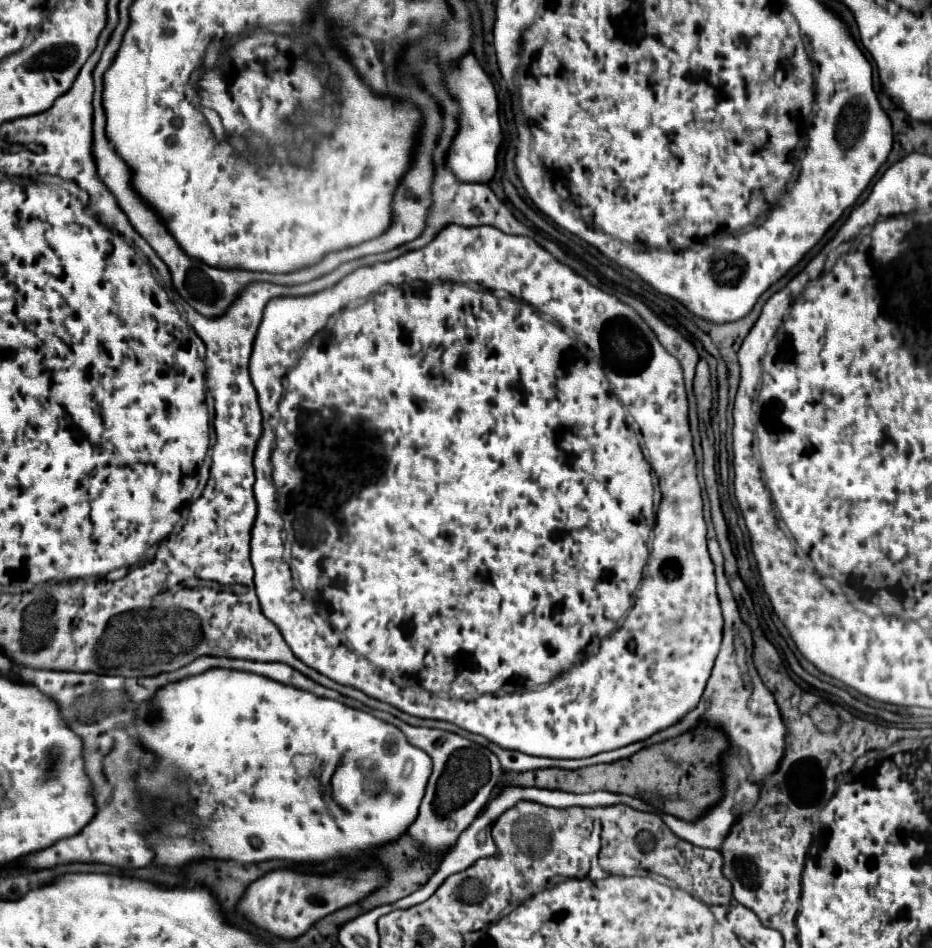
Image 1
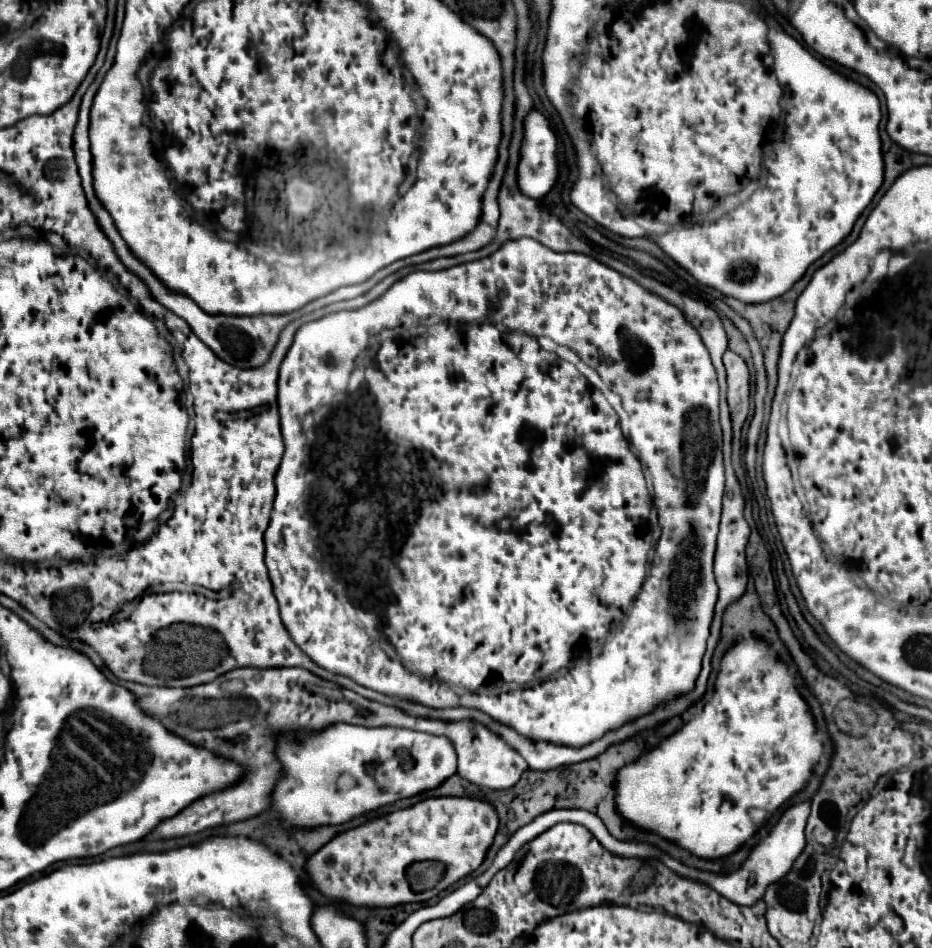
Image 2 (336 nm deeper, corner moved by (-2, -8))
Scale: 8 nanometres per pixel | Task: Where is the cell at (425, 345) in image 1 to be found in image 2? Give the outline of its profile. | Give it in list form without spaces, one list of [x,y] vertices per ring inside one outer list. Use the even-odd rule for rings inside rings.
[[[531,238],[507,240],[507,244],[501,244],[501,248],[487,258],[459,264],[459,266],[453,266],[447,270],[437,270],[437,272],[427,272],[427,270],[411,272],[403,280],[397,280],[383,296],[379,296],[377,300],[373,300],[371,304],[367,304],[359,310],[343,310],[343,312],[327,314],[315,322],[303,324],[299,328],[299,332],[295,332],[295,340],[293,340],[287,356],[283,358],[283,364],[279,368],[277,386],[279,386],[277,404],[279,404],[285,452],[283,452],[283,460],[281,460],[277,476],[275,476],[277,496],[275,496],[273,510],[271,510],[271,522],[269,522],[269,528],[265,530],[265,564],[269,570],[271,584],[273,584],[273,594],[279,602],[283,626],[287,628],[291,640],[317,666],[321,666],[333,674],[343,674],[351,680],[357,680],[357,684],[373,688],[375,692],[383,692],[387,696],[389,694],[403,696],[403,700],[415,700],[417,704],[423,704],[429,708],[455,708],[455,706],[475,708],[475,710],[487,712],[487,716],[491,716],[493,720],[499,720],[499,722],[507,724],[509,728],[515,728],[515,732],[519,732],[523,738],[527,738],[531,742],[567,744],[569,748],[579,748],[583,744],[595,742],[595,740],[599,740],[599,736],[603,736],[603,732],[611,732],[611,728],[619,728],[619,724],[625,726],[627,722],[633,722],[635,716],[645,716],[647,712],[653,712],[661,704],[677,700],[679,696],[685,696],[695,688],[695,680],[701,672],[701,658],[705,652],[709,626],[713,620],[713,608],[715,608],[715,600],[717,600],[717,592],[719,592],[719,588],[715,584],[715,576],[713,576],[713,556],[715,556],[715,538],[717,538],[719,516],[721,516],[721,496],[723,496],[723,486],[725,486],[725,474],[723,474],[723,454],[721,454],[717,374],[715,374],[709,352],[703,346],[697,330],[683,318],[679,308],[667,304],[659,296],[655,296],[655,294],[647,292],[645,288],[641,288],[639,284],[635,284],[631,278],[621,276],[619,272],[607,268],[605,264],[597,262],[591,256],[577,254],[577,252],[567,252],[567,254],[553,252],[547,246],[543,246]],[[407,316],[413,316],[413,318],[431,316],[435,320],[407,320]],[[437,318],[443,318],[443,320],[439,322]],[[445,320],[459,320],[459,322],[445,322]],[[463,322],[467,322],[467,324],[463,324]],[[473,322],[491,322],[491,324],[473,324]],[[418,323],[419,326],[417,326]],[[495,324],[499,324],[499,328],[503,328],[503,324],[505,324],[507,328],[521,330],[521,332],[511,332],[511,330],[501,332]],[[414,327],[425,328],[427,332],[411,330],[410,335],[408,330]],[[463,330],[467,330],[467,332],[463,332]],[[601,378],[603,378],[603,382],[601,382]],[[589,380],[591,380],[591,384],[589,384]],[[359,392],[373,392],[373,394],[379,392],[379,396],[375,396],[375,400],[373,400],[373,412],[361,410],[353,418],[343,418],[345,426],[343,426],[341,436],[335,436],[335,438],[331,436],[331,440],[329,440],[329,410],[319,410],[317,422],[315,422],[315,432],[313,432],[313,416],[315,416],[313,412],[317,410],[317,406],[323,406],[325,402],[331,402],[345,394],[345,400],[341,402],[343,406],[335,404],[333,408],[335,410],[343,408],[347,412],[345,403],[351,398],[351,395],[353,399],[357,398]],[[699,410],[705,412],[703,424],[699,424],[699,432],[695,430],[693,436],[687,438],[685,436],[687,416],[693,412],[699,412]],[[630,416],[631,432],[629,432]],[[355,424],[361,424],[359,434],[363,434],[363,436],[355,436],[357,434]],[[365,424],[367,424],[367,428],[373,428],[373,432],[369,432],[373,440],[367,440],[367,436],[363,432]],[[707,424],[709,424],[709,432],[711,432],[709,442],[707,442],[707,434],[703,434],[703,432],[707,432]],[[385,436],[389,440],[395,440],[395,446]],[[351,460],[353,460],[353,464],[349,464]],[[355,460],[365,460],[365,462],[357,464]],[[367,460],[373,460],[373,472],[369,472]],[[301,464],[303,464],[303,470]],[[325,464],[327,466],[331,464],[331,470],[325,468]],[[339,464],[343,466],[343,474],[339,474],[341,472]],[[319,468],[323,468],[323,470],[319,472]],[[648,470],[653,474],[653,482]],[[393,474],[397,474],[395,482],[391,480]],[[419,474],[427,474],[427,478],[423,478],[423,484],[427,480],[427,490],[443,490],[443,494],[437,500],[431,500],[431,502],[423,500],[423,484],[419,484]],[[303,478],[305,478],[305,482],[303,482]],[[317,480],[321,480],[323,488],[327,482],[337,482],[339,488],[341,486],[351,488],[351,492],[311,492],[311,490],[319,490],[319,488],[313,488],[313,486],[319,486]],[[395,484],[397,484],[397,490],[389,490]],[[411,486],[415,486],[415,488],[411,488]],[[383,488],[387,488],[387,490],[383,490]],[[653,490],[655,490],[655,494],[653,494]],[[375,492],[381,492],[379,510],[371,510],[373,508],[371,504],[375,502]],[[304,495],[309,496],[309,504],[307,504],[307,499],[304,501]],[[652,495],[657,511],[651,504]],[[367,502],[371,502],[371,504],[367,506]],[[415,502],[427,502],[427,504],[421,506]],[[657,514],[659,514],[661,538],[654,545],[654,556],[648,564],[651,566],[649,566],[649,574],[647,574],[647,556],[653,546],[649,532],[653,529],[652,516],[657,516]],[[413,524],[415,524],[415,528],[413,528]],[[411,530],[413,530],[413,534],[411,534]],[[409,536],[411,536],[411,540],[407,540]],[[405,540],[407,540],[407,544],[405,544]],[[401,548],[403,548],[403,554],[401,554]],[[691,548],[693,548],[693,562],[691,562]],[[683,560],[687,564],[683,564]],[[395,564],[397,564],[397,574],[393,578],[389,576],[389,580],[387,580],[387,574]],[[321,572],[323,572],[323,576],[321,576]],[[679,580],[681,580],[681,584],[679,584]],[[639,588],[641,588],[641,592],[639,592]],[[675,588],[679,588],[677,596],[675,596]],[[291,594],[295,594],[295,596],[291,596]],[[671,594],[673,594],[673,598],[671,598]],[[375,596],[391,596],[391,598],[395,596],[395,602],[391,602],[387,606],[387,621],[382,619],[382,622],[375,622],[375,614],[372,613],[375,612]],[[629,606],[631,606],[631,610],[629,610]],[[627,612],[629,613],[626,622],[633,625],[632,630],[623,628]],[[333,616],[335,616],[337,624],[333,624],[333,636],[331,636]],[[607,636],[609,636],[609,640],[603,644],[603,650],[599,656],[589,658],[585,666],[571,668],[565,676],[551,678],[561,668],[569,666],[571,650],[579,638],[603,638],[605,640]],[[535,680],[537,680],[537,684],[533,684],[529,688],[509,685],[511,682],[515,682],[515,684],[523,686],[523,684],[531,684]]]

